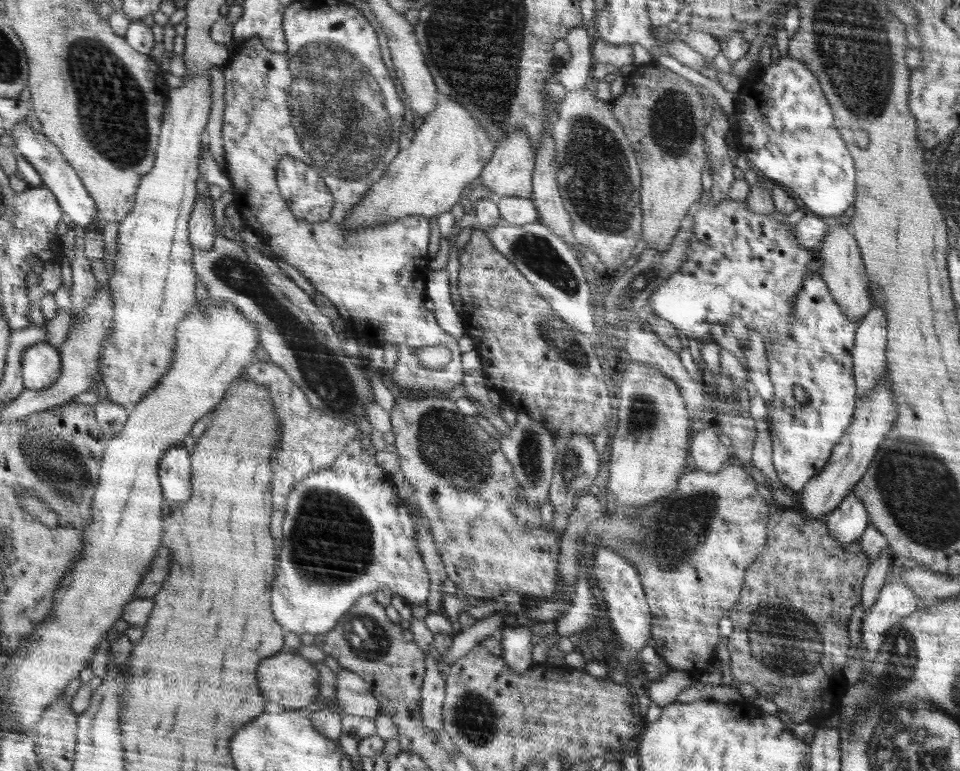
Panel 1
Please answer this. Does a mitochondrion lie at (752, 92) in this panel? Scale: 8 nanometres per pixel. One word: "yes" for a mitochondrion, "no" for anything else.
no

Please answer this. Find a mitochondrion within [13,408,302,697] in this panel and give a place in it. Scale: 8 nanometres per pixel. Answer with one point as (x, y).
(47, 456)

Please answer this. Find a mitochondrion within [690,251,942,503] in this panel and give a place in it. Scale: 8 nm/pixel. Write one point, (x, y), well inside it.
(722, 388)

